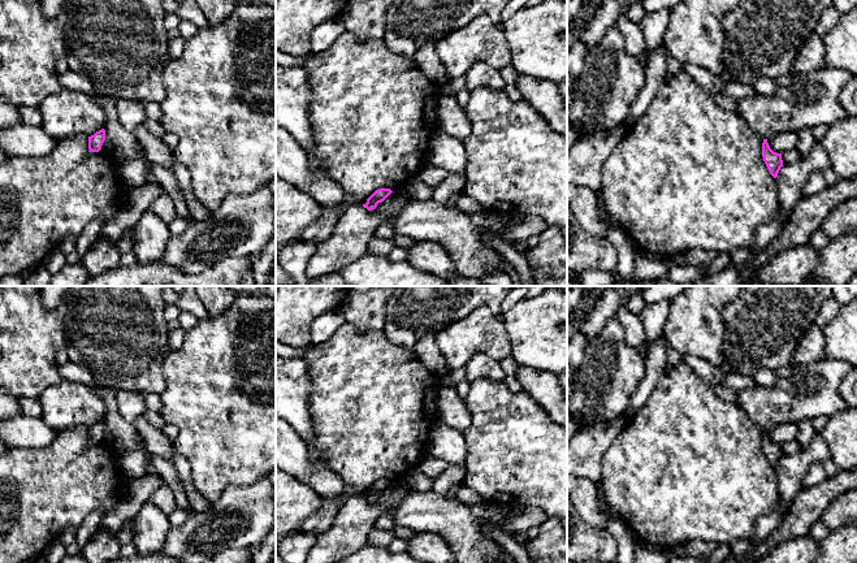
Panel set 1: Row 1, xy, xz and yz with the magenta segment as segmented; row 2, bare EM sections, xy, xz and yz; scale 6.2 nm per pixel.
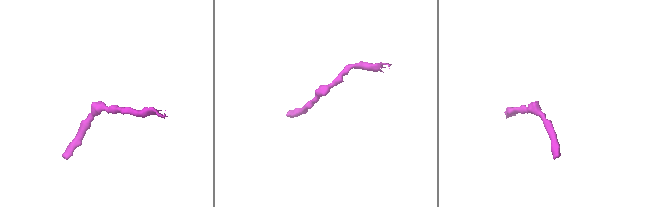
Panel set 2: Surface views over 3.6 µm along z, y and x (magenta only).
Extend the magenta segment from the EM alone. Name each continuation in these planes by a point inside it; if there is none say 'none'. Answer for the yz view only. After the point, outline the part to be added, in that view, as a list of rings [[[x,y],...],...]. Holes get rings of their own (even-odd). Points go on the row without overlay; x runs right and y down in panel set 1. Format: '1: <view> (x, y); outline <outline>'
none

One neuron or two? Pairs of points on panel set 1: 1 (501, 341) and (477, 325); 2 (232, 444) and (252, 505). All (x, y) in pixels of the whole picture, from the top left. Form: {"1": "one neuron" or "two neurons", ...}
{"1": "one neuron", "2": "two neurons"}

